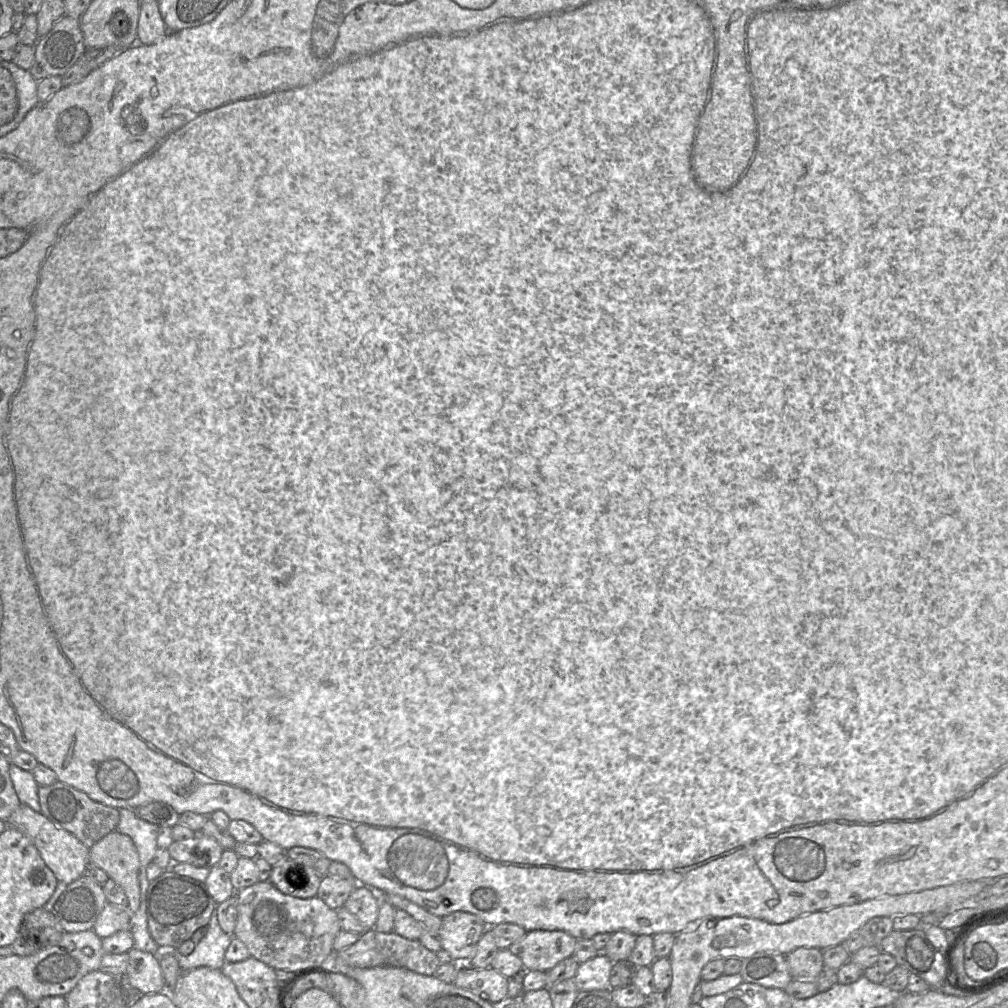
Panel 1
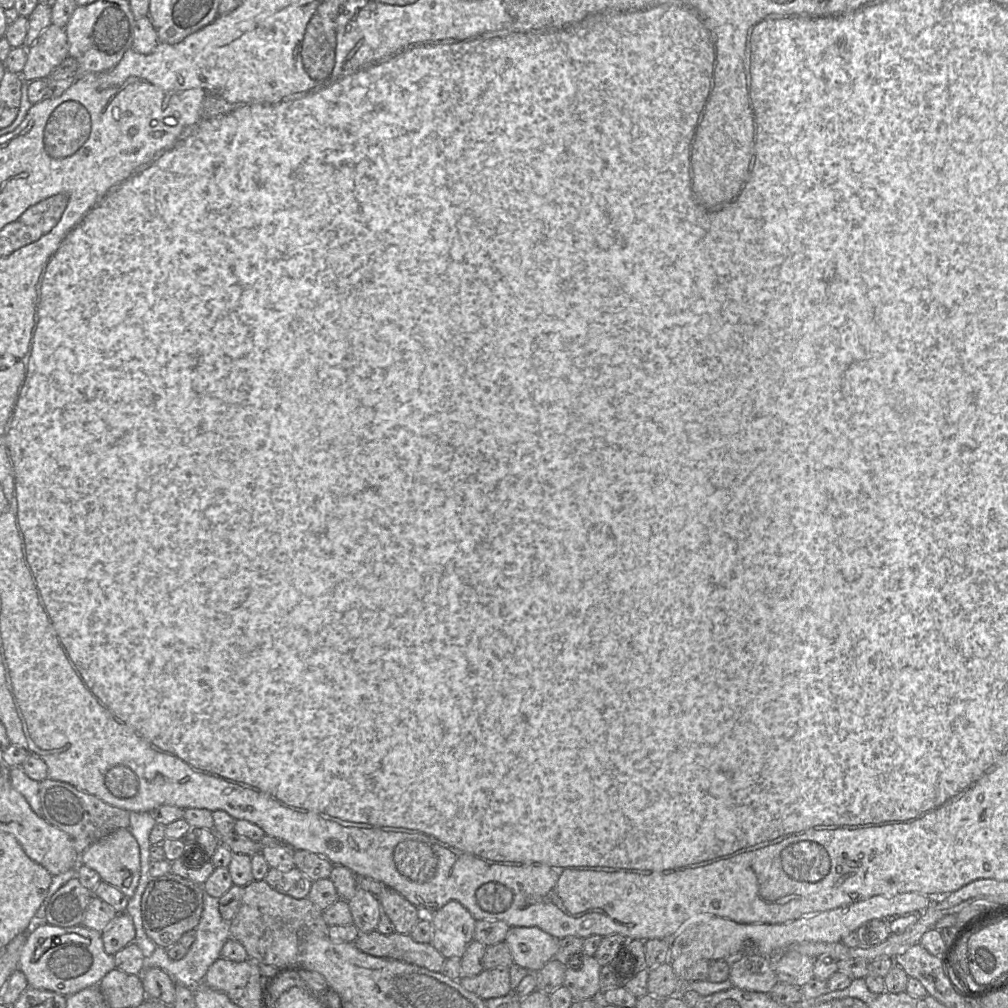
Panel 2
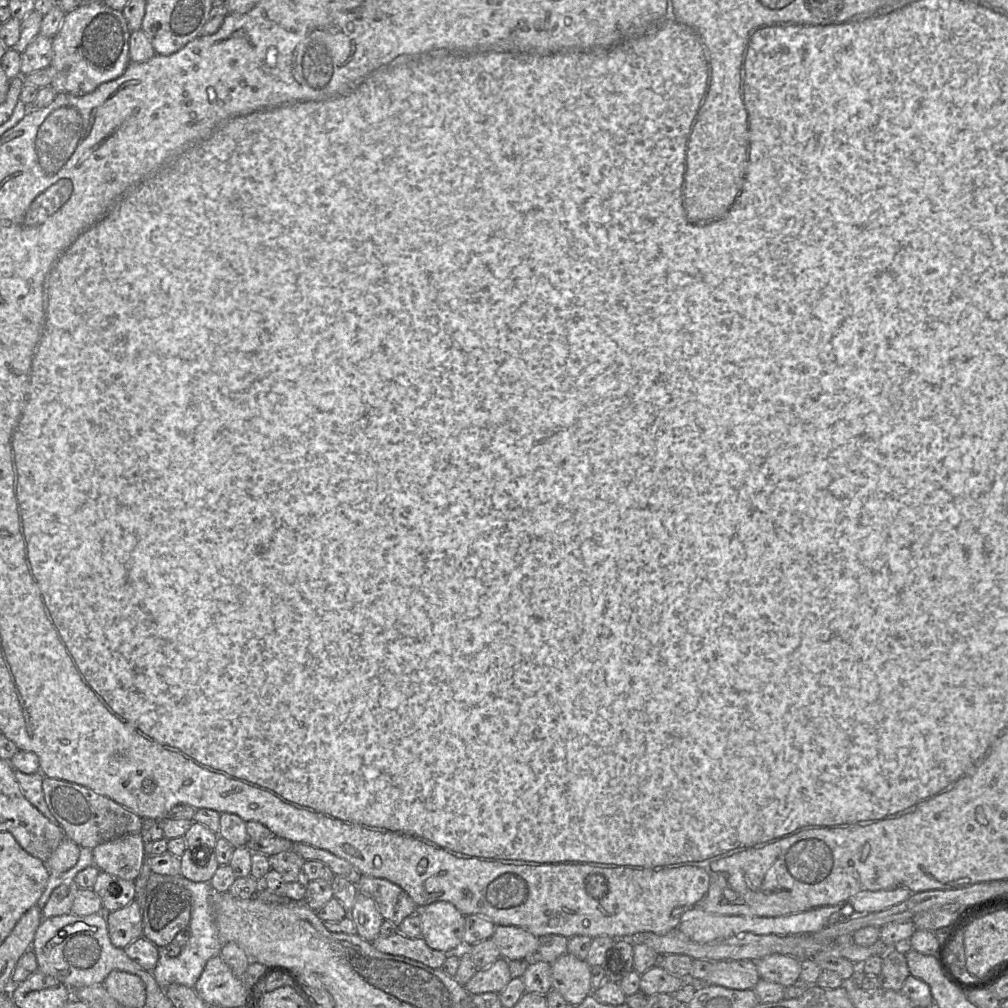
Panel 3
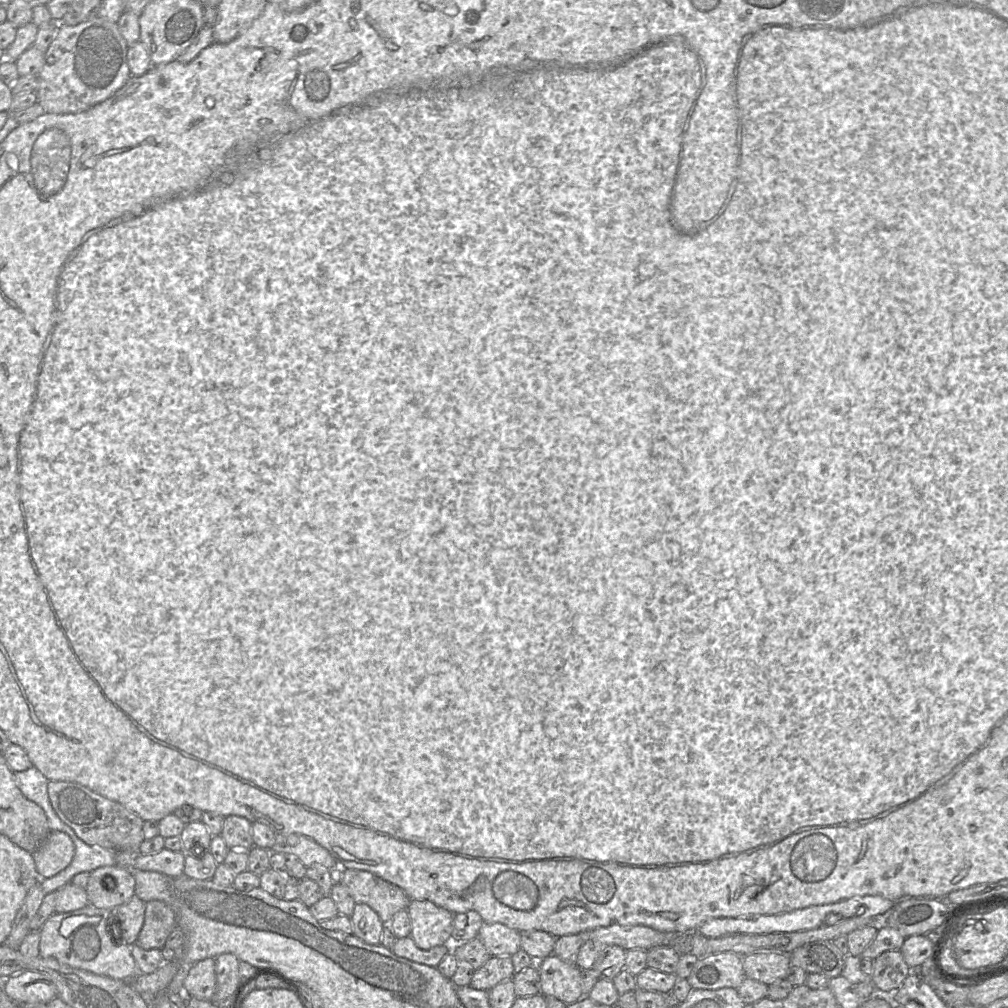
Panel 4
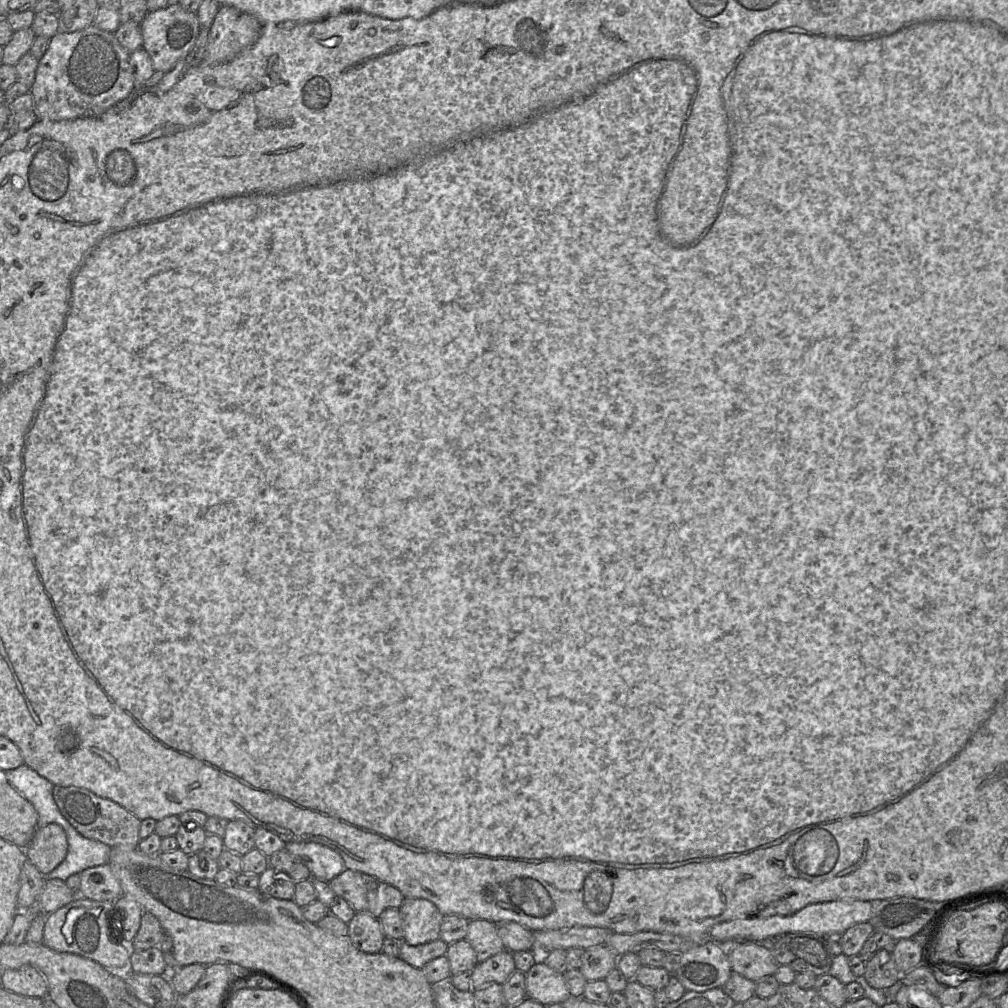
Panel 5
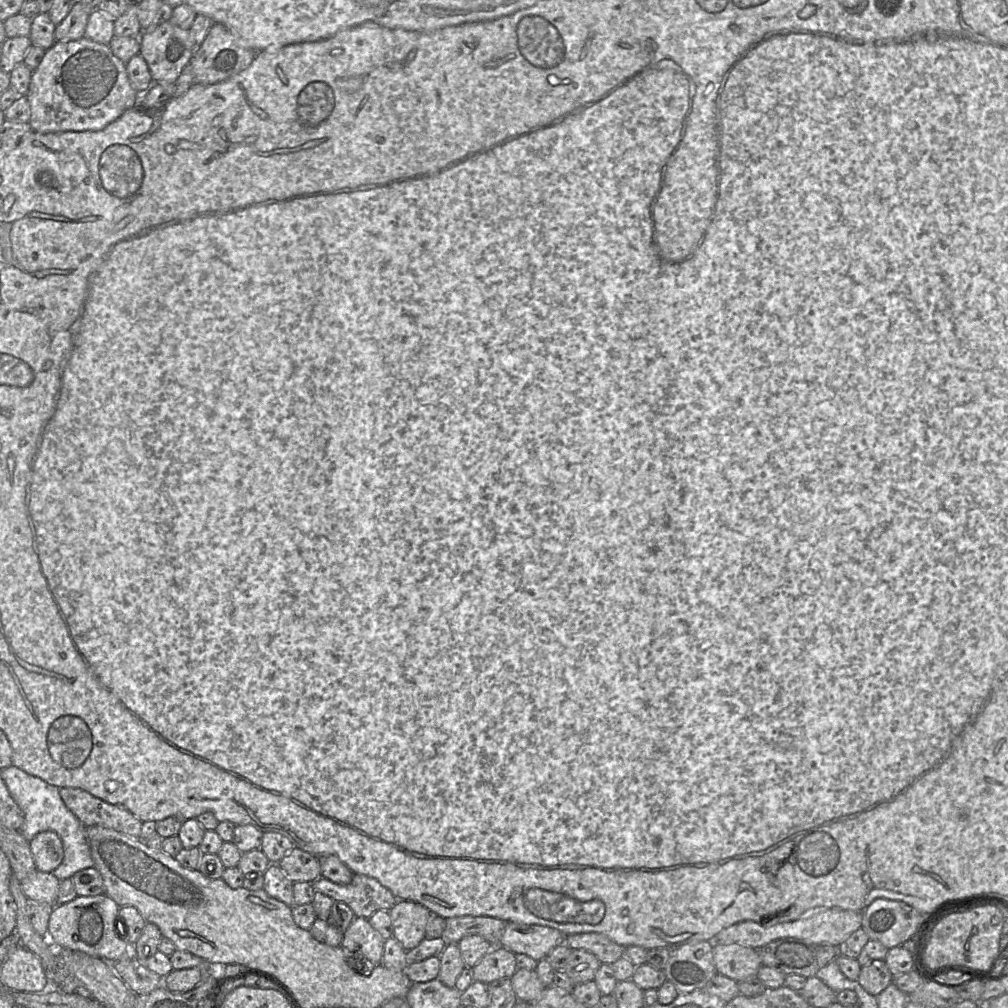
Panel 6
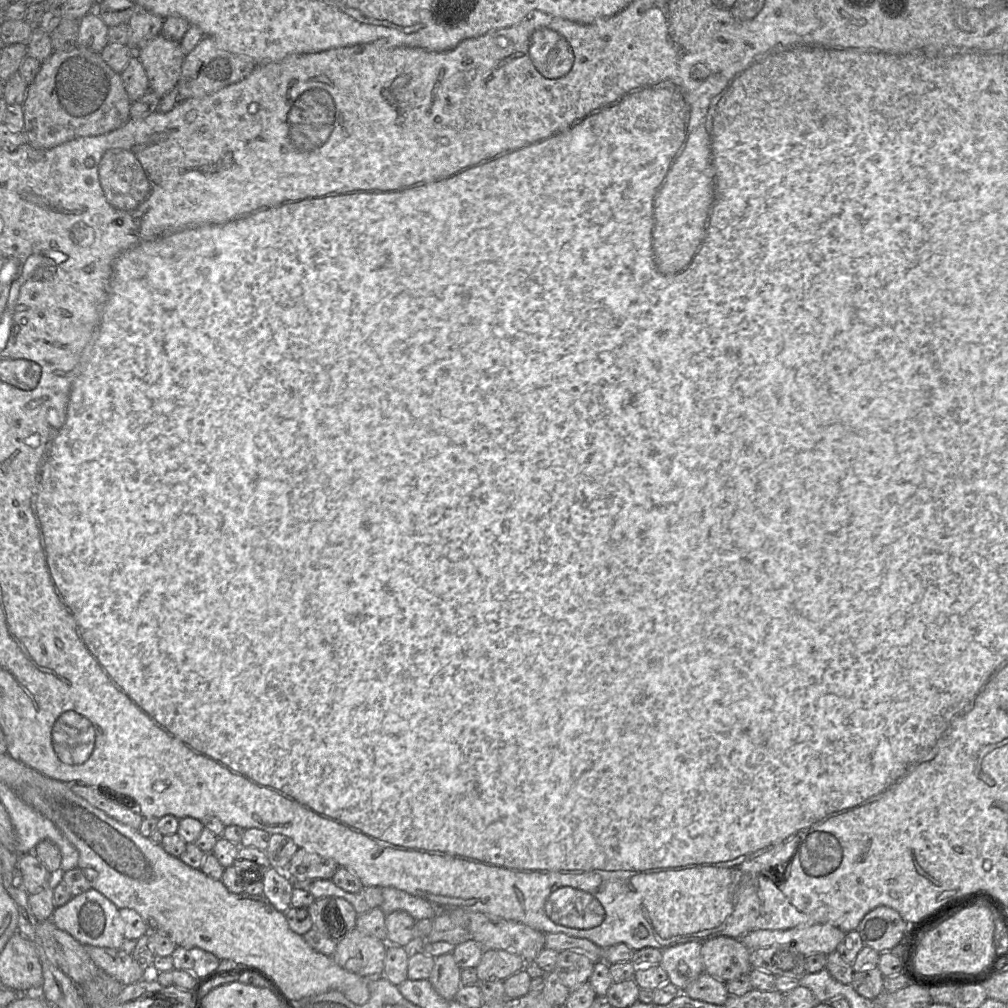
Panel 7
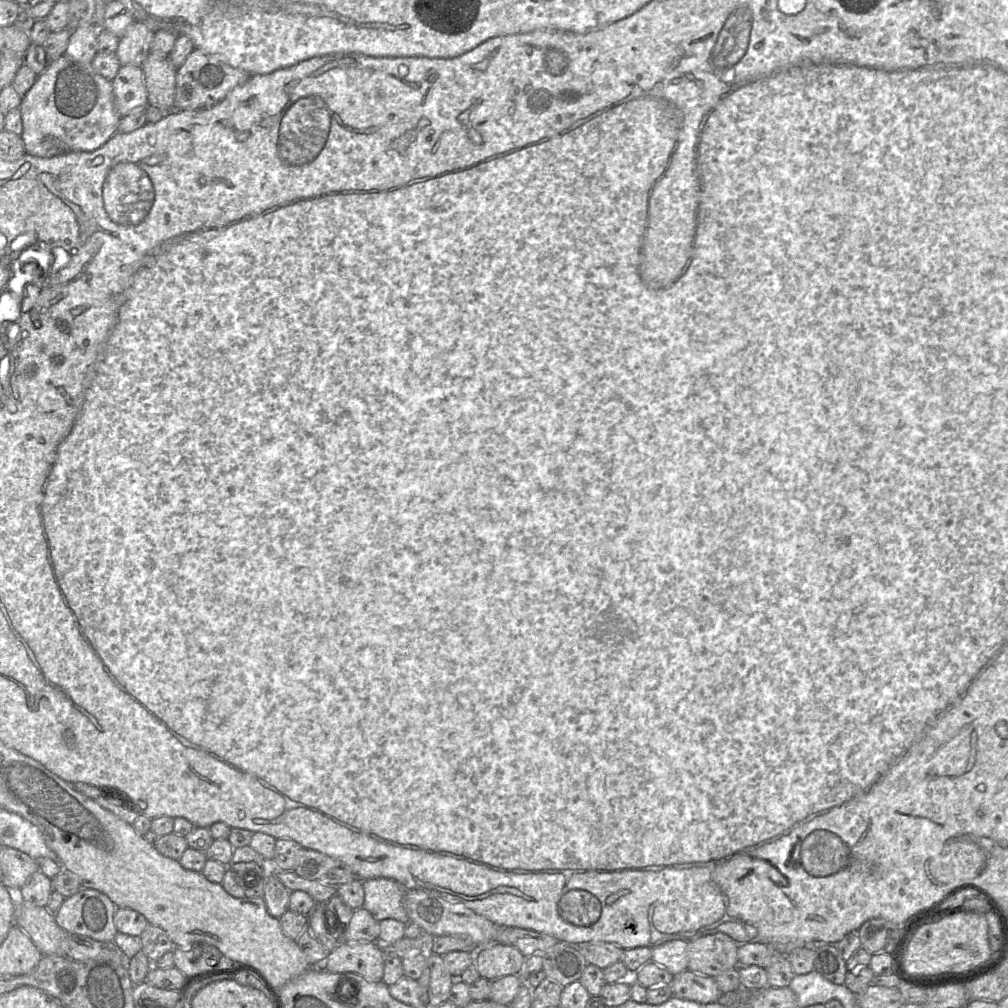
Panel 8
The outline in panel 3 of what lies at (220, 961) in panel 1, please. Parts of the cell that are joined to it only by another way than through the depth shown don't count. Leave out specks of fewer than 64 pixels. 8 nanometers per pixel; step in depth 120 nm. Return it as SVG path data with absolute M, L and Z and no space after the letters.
M152 873L147 881L146 892L152 891L157 885L164 882L177 884L189 893L191 898L191 919L188 927L191 936L177 957L171 958L166 955L164 948L158 948L159 958L155 969L152 971L152 975L162 992L171 983L193 988L208 960L219 955L219 951L223 946L218 937L214 914L214 899L217 892L212 889L210 884L207 882L193 882L180 874L170 876Z

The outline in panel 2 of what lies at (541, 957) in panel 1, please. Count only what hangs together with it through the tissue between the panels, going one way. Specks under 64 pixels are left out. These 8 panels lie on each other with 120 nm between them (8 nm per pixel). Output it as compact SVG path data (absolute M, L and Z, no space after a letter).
M510 927L504 942L514 963L529 972L542 969L559 949L559 939L538 927Z

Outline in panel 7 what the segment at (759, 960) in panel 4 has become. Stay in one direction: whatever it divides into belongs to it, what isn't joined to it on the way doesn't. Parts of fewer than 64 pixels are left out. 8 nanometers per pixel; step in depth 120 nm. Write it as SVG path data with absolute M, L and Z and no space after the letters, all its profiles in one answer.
M718 936L701 945L704 973L724 983L748 974L751 970L750 950L736 938Z

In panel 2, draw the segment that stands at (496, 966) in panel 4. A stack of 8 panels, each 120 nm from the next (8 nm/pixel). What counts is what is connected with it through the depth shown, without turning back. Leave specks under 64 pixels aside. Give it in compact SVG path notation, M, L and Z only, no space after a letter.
M507 968L484 969L476 976L462 977L459 983L467 991L474 993L484 1001L512 992Z

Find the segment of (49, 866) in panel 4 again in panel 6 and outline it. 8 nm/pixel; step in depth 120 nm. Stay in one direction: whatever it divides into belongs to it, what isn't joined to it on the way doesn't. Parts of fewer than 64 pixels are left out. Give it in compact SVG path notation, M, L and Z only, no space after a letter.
M40 832L29 841L29 845L36 870L52 873L62 863L63 844L55 832Z

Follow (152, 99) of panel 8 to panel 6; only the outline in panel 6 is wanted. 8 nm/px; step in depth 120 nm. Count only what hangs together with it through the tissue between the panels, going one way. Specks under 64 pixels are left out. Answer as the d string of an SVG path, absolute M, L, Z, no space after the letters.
M170 21L140 34L139 54L145 59L152 79L175 83L196 50L189 29L182 29Z

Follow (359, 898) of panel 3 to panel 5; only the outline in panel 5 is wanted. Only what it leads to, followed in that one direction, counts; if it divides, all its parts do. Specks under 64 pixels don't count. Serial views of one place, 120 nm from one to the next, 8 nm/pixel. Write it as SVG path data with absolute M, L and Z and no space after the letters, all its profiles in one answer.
M356 912L348 923L348 938L360 951L375 954L382 951L385 935L378 918Z

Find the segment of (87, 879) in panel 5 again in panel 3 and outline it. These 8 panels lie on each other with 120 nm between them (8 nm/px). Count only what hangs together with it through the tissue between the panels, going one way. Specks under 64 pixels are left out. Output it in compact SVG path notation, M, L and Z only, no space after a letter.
M99 871L92 890L100 897L102 913L110 913L130 904L135 898L135 883Z

